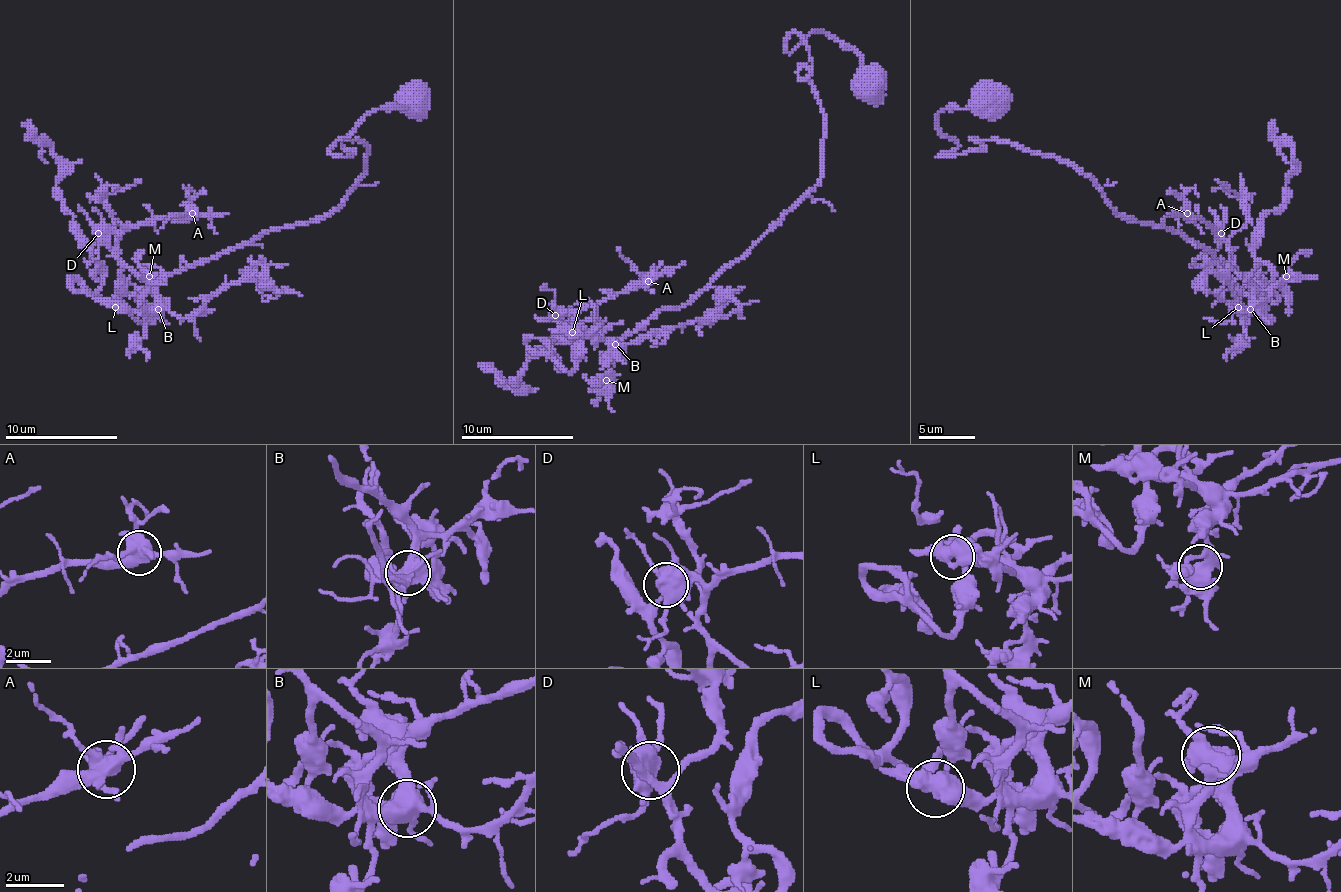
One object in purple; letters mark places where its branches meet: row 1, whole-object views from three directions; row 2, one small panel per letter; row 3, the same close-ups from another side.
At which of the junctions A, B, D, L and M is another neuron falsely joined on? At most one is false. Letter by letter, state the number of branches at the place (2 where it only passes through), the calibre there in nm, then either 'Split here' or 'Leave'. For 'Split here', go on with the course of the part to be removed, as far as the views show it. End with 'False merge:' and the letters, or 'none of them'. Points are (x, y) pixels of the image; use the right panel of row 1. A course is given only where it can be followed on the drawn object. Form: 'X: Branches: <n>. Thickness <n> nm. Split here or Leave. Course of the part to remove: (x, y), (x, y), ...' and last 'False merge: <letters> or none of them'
A: Branches: 6. Thickness 500 nm. Leave
B: Branches: 6. Thickness 550 nm. Leave
D: Branches: 6. Thickness 550 nm. Leave
L: Branches: 2. Thickness 700 nm. Leave
M: Branches: 5. Thickness 500 nm. Leave
False merge: none of them

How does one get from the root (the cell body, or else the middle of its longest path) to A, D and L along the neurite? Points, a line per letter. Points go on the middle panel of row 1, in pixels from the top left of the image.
A: (874, 81), (823, 33), (789, 52), (792, 33), (823, 177), (614, 346), (575, 324), (648, 281)
D: (874, 81), (823, 33), (789, 52), (792, 33), (823, 114), (823, 177), (614, 346), (594, 321), (555, 315)
L: (874, 81), (823, 33), (789, 52), (792, 33), (823, 114), (823, 177), (685, 304), (614, 346), (572, 332)

